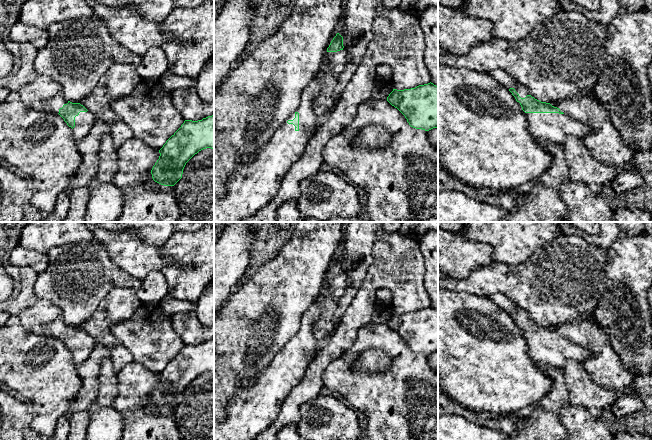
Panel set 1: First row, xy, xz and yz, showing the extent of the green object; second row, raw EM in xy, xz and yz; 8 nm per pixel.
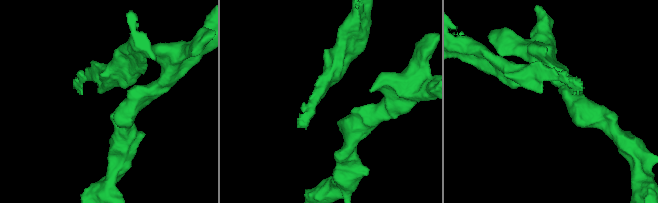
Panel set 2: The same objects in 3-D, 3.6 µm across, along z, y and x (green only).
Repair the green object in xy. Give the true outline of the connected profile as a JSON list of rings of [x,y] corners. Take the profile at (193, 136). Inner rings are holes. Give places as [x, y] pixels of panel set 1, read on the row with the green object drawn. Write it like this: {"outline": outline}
{"outline": [[[214,115],[202,120],[185,120],[159,150],[160,156],[151,170],[155,182],[174,186],[186,163],[199,151],[214,149]]]}

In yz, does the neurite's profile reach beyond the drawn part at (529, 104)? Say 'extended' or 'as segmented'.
extended

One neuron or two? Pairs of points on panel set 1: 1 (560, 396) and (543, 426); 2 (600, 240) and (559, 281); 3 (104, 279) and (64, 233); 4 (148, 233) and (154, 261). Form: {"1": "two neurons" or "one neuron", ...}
{"1": "one neuron", "2": "two neurons", "3": "two neurons", "4": "two neurons"}

